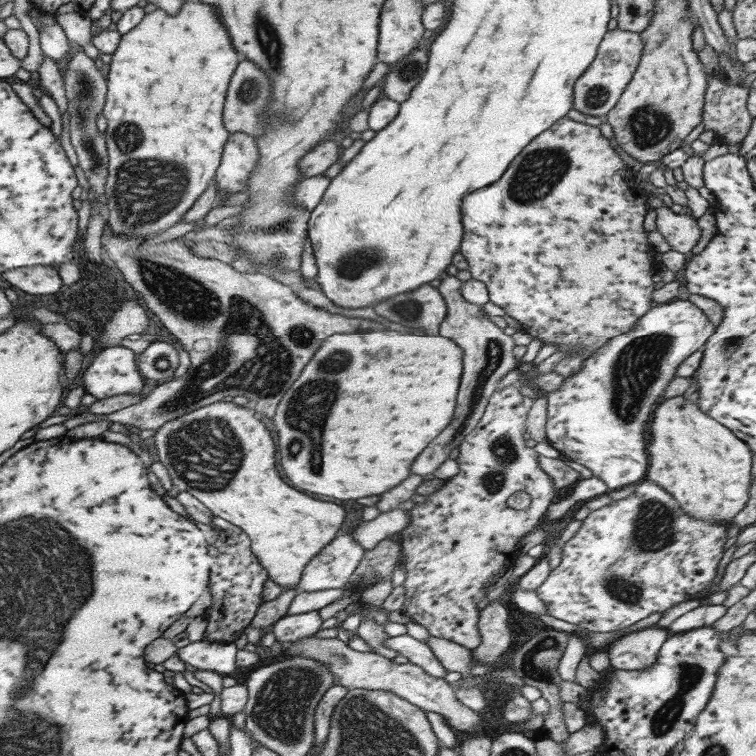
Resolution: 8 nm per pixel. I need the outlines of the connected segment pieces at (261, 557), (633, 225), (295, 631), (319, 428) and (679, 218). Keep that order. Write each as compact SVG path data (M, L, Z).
M216 402L214 404L208 404L203 408L193 412L188 412L180 418L175 418L166 424L163 424L154 435L154 444L156 444L156 450L158 460L161 462L168 471L168 475L172 479L174 488L179 492L190 492L194 498L197 498L209 508L214 516L218 516L232 524L235 524L238 528L241 528L248 536L251 542L251 551L258 559L258 562L266 569L269 578L274 580L276 584L282 586L285 589L296 589L299 583L300 576L304 567L326 546L330 544L333 538L336 538L336 532L340 530L344 518L346 518L346 511L342 506L338 504L332 504L332 502L322 502L322 500L314 500L298 490L294 490L292 486L288 486L286 482L282 482L278 470L276 470L276 444L272 440L272 434L266 430L266 426L260 422L260 416L254 409L248 409L247 407L237 406L233 402Z
M566 116L527 144L495 183L464 196L461 200L463 235L459 252L468 263L467 269L470 270L472 279L480 280L486 285L490 300L496 306L501 306L508 316L517 320L524 332L540 339L543 345L560 345L562 351L568 348L566 358L581 355L585 359L604 344L608 344L608 340L612 340L614 336L630 332L635 322L656 305L653 304L651 295L655 291L652 276L657 273L660 264L655 262L657 251L648 243L648 233L642 227L644 216L650 209L647 198L646 191L635 179L635 172L620 159L610 145L610 139L604 138L598 127L574 121Z
M318 611L286 615L277 620L269 630L280 643L297 641L315 635L320 630L322 620L319 615Z
M378 330L328 336L306 364L302 374L291 384L290 392L286 392L286 396L280 400L276 416L272 418L278 434L280 466L286 472L286 478L292 480L292 486L300 486L300 490L312 494L332 496L336 500L348 500L384 494L386 490L406 480L410 476L414 458L450 424L454 416L456 392L462 374L462 352L452 340L439 335L418 336Z
M655 208L656 230L664 236L672 250L688 254L701 237L697 219L686 213L674 213L670 208Z

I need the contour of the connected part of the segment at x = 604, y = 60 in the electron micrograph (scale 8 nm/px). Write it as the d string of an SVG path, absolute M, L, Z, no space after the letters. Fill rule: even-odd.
M618 27L614 30L610 29L597 48L597 55L592 64L575 82L574 110L599 117L610 112L624 92L626 85L632 80L634 71L640 62L643 48L644 43L639 32L630 32Z

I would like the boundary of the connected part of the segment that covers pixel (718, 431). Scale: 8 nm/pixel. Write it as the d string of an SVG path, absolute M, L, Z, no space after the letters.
M681 395L658 403L648 424L647 436L649 468L645 478L669 492L688 516L698 520L730 523L746 506L750 498L751 450L729 428L700 411L693 398L686 400Z

